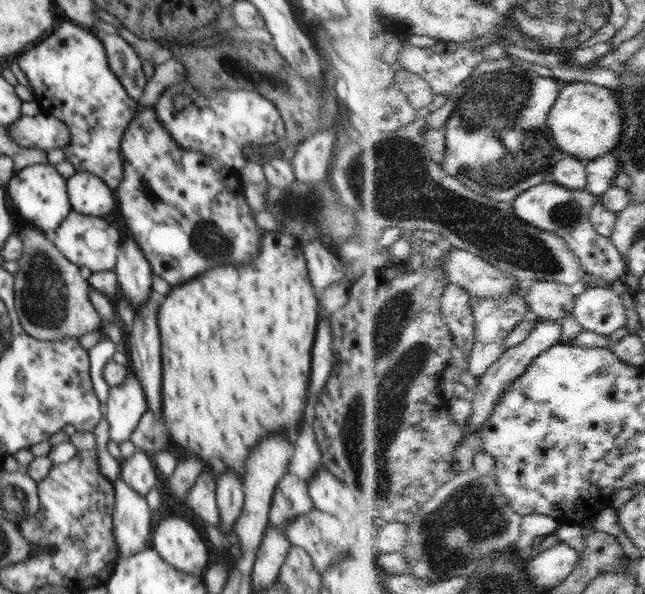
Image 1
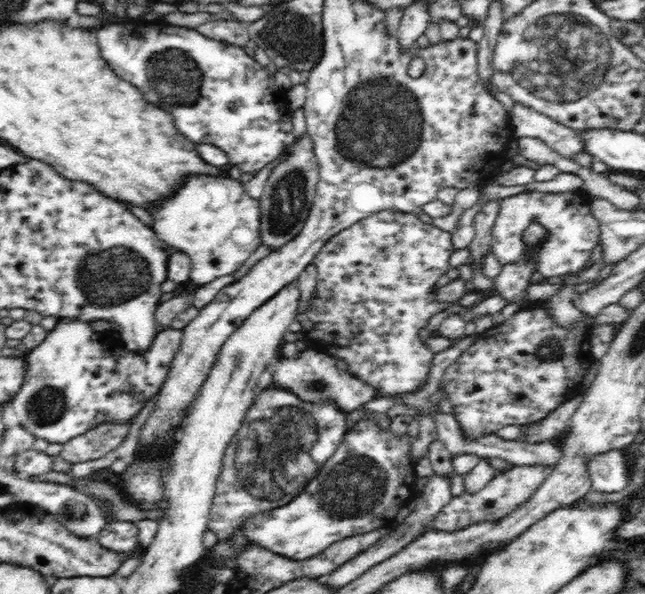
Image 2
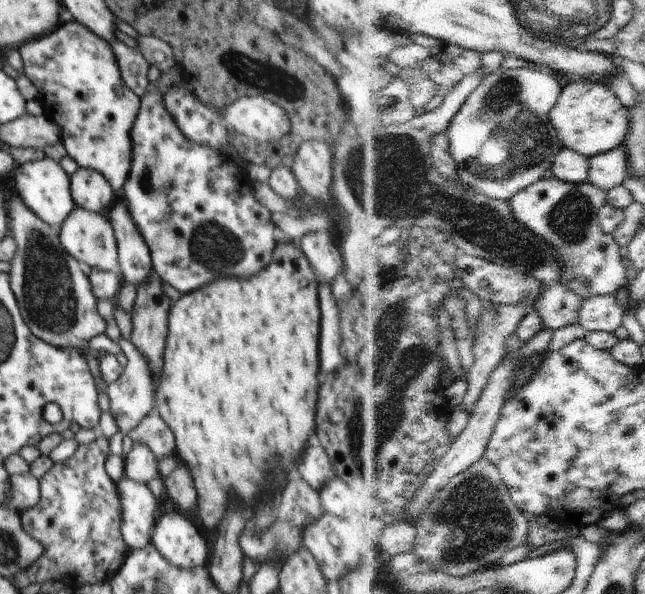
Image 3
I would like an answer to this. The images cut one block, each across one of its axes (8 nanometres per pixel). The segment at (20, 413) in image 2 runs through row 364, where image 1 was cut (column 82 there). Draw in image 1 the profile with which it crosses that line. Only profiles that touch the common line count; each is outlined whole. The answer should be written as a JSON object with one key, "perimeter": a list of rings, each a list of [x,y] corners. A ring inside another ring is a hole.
{"perimeter":[[[64,18],[57,23],[53,32],[42,42],[22,52],[16,58],[16,62],[28,78],[35,100],[41,103],[57,120],[64,122],[70,130],[70,142],[63,150],[66,160],[74,166],[76,172],[90,172],[90,174],[98,176],[108,188],[115,192],[122,180],[122,172],[124,172],[120,140],[122,140],[124,130],[135,118],[137,101],[128,96],[124,86],[110,70],[104,46],[96,31],[83,28]]]}

